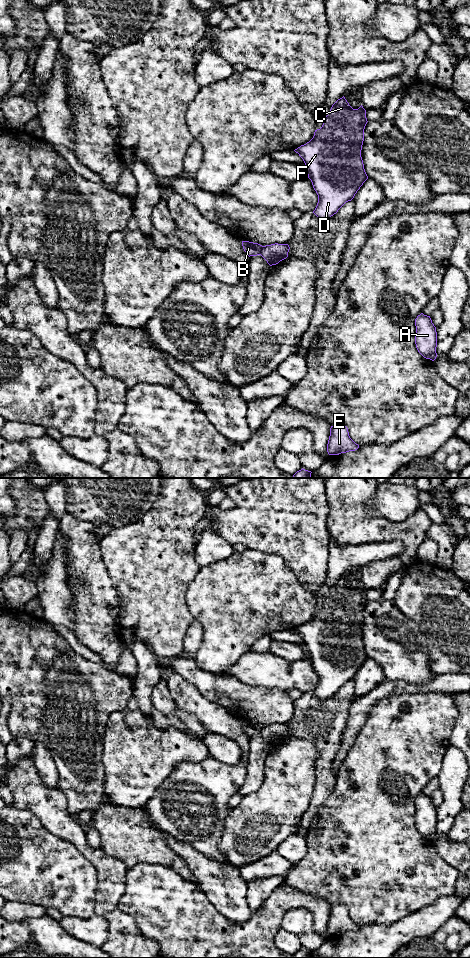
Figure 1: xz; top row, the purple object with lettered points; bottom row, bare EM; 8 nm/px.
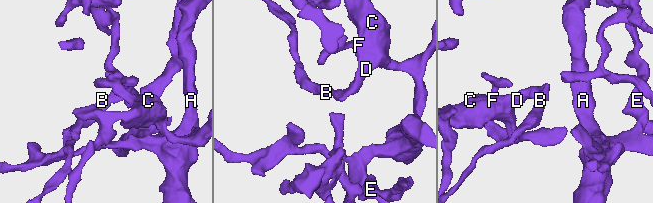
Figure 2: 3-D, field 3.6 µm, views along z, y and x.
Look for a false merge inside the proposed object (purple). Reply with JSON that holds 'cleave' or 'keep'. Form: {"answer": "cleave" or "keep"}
{"answer": "cleave"}

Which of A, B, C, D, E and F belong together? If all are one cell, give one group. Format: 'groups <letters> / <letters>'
groups A C D E F / B

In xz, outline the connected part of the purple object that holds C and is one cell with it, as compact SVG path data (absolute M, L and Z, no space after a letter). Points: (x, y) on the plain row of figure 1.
M343 576L332 585L323 599L322 607L315 610L313 618L294 630L303 639L308 658L318 675L318 683L313 693L320 700L329 699L336 694L346 682L354 678L368 659L361 637L367 602L363 586L353 589Z

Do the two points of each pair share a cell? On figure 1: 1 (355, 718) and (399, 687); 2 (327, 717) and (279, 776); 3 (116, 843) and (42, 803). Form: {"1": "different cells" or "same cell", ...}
{"1": "same cell", "2": "different cells", "3": "different cells"}

